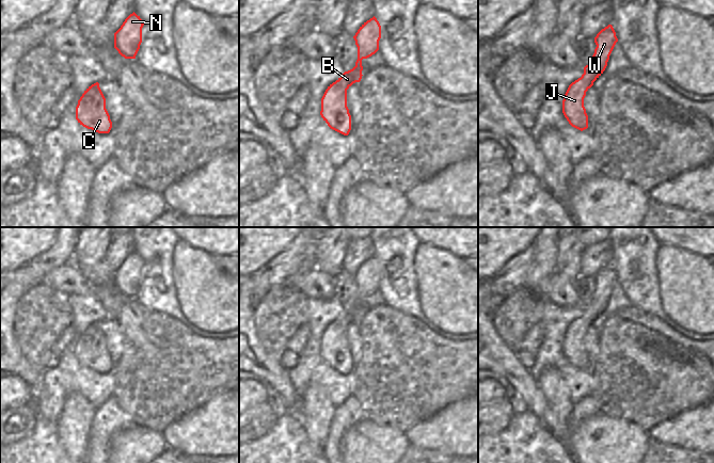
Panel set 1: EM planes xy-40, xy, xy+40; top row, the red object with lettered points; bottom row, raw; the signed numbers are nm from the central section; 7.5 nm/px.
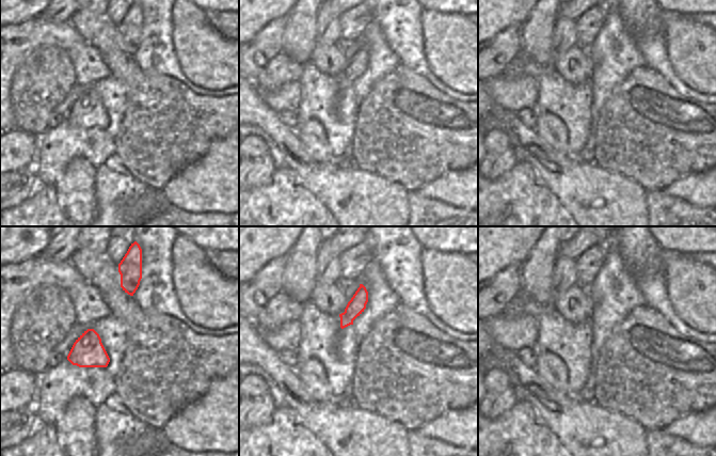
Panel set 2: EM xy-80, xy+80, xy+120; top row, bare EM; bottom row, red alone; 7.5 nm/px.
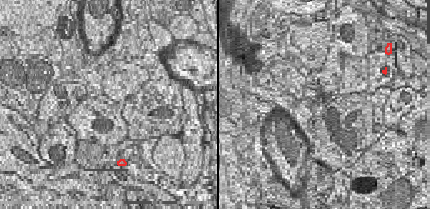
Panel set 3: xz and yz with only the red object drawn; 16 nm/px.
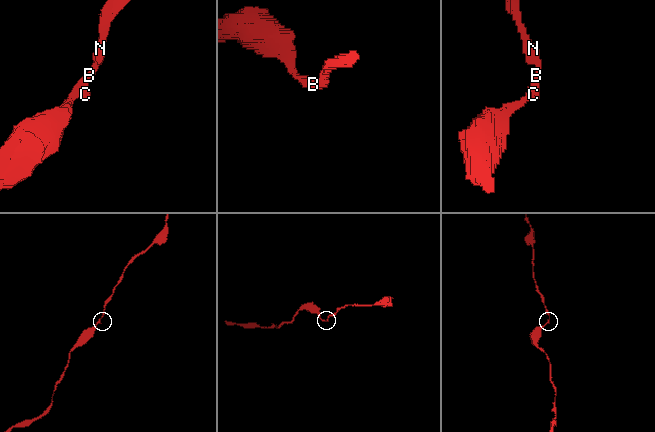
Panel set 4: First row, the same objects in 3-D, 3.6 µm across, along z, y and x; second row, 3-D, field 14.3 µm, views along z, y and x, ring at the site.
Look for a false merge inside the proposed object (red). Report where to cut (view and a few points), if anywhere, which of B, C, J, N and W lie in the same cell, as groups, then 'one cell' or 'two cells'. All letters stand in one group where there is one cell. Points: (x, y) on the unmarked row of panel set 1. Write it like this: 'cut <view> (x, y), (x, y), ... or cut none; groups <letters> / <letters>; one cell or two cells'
cut none; groups B C J N W; one cell

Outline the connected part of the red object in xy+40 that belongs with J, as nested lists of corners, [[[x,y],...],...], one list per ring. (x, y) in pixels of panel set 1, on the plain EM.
[[[612,264],[602,268],[594,276],[597,286],[590,301],[584,306],[584,313],[569,324],[565,333],[562,352],[569,363],[581,370],[588,367],[588,354],[584,346],[586,331],[605,309],[617,281]]]

